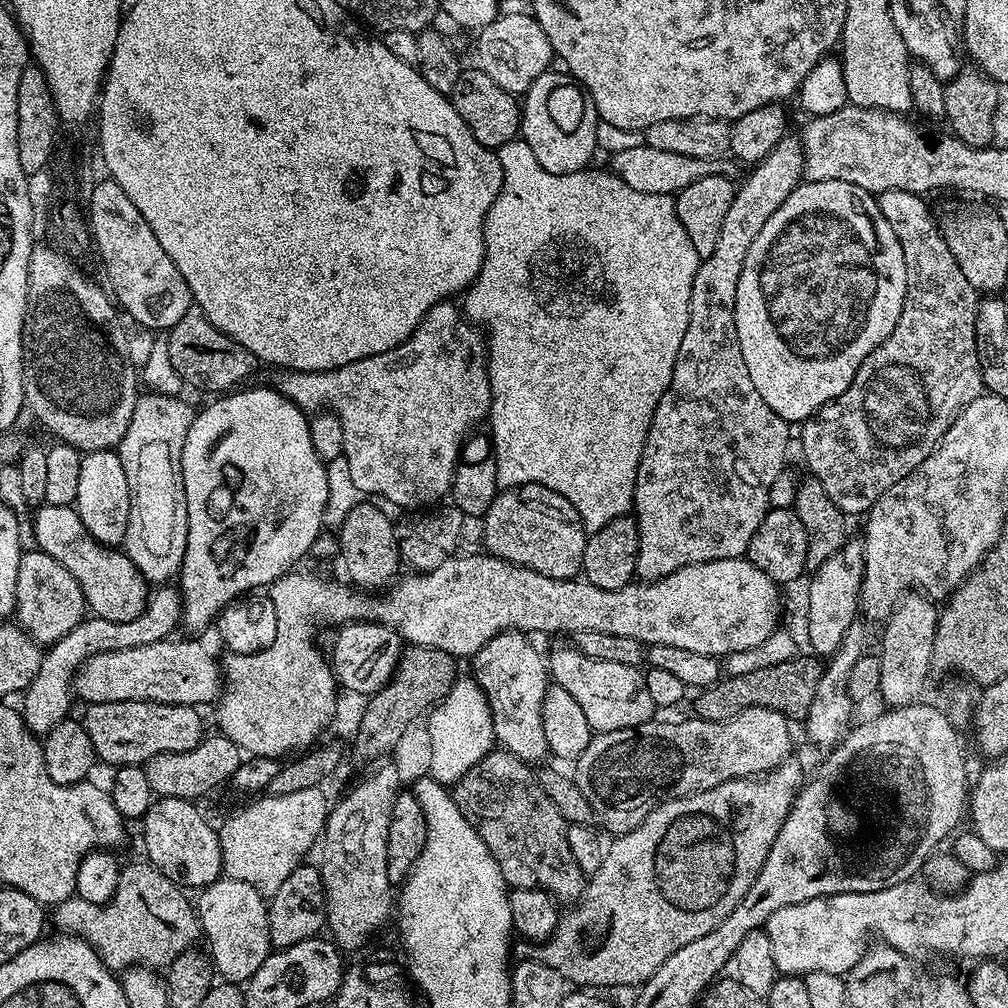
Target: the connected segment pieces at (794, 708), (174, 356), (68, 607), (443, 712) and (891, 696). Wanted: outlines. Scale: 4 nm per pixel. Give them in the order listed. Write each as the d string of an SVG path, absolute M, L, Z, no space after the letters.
M797 656L774 666L762 667L753 673L721 678L711 688L703 689L696 700L695 715L702 720L722 722L730 720L746 709L758 708L776 710L790 720L805 719L814 693L823 673L823 663L814 656Z
M190 307L174 326L167 329L170 363L181 376L183 383L196 388L201 388L204 392L216 392L212 394L227 394L237 386L243 385L244 380L252 371L258 367L258 361L246 346L234 342L218 326L214 326L202 314L198 307Z
M37 548L20 555L15 602L17 624L42 646L61 640L86 616L83 592L76 578L60 562Z
M457 677L450 694L433 707L427 719L432 741L429 775L442 785L454 786L467 770L495 747L493 716L490 714L489 702L473 677Z
M912 590L901 595L900 601L892 608L887 620L883 621L884 637L880 640L878 655L882 666L879 699L885 700L888 708L901 708L915 704L921 699L928 676L932 672L934 634L938 608L927 595Z

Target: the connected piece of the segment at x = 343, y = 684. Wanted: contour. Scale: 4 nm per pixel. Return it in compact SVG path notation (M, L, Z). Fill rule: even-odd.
M357 622L339 629L330 651L330 663L341 689L349 688L361 698L367 698L380 688L385 688L400 661L402 638L393 628L384 624Z

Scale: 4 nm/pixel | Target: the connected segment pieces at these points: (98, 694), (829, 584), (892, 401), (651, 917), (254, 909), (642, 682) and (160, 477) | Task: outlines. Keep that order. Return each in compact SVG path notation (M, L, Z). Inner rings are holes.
M169 638L150 642L150 646L130 646L126 650L113 652L99 652L94 654L86 663L76 671L74 677L74 692L84 699L85 705L101 704L102 702L130 702L131 700L149 700L159 704L200 704L211 705L222 691L222 668L214 657L208 653L204 644L199 644L199 639L176 640Z
M855 538L845 541L843 547L813 571L808 586L806 606L806 634L810 649L817 657L830 658L844 640L859 611L861 580L864 577L864 547Z
M886 190L876 196L882 218L886 218L886 222L890 222L890 230L894 230L894 238L898 238L898 246L902 246L902 258L906 258L906 298L902 306L902 314L898 314L898 326L894 326L894 330L890 330L890 338L886 338L886 342L882 342L877 348L870 350L870 354L866 354L866 362L862 362L862 366L858 366L858 374L854 374L854 382L850 382L847 390L837 400L823 404L815 414L803 421L801 427L804 429L800 432L800 444L804 447L804 460L808 463L809 470L812 471L809 473L818 482L822 482L822 490L826 490L826 494L830 494L830 498L845 514L867 513L868 509L874 506L874 502L878 502L878 498L882 498L882 494L886 494L886 490L890 490L890 486L894 486L894 482L902 482L915 468L922 466L922 462L926 462L926 458L930 458L930 454L938 446L938 442L944 437L946 430L950 430L954 418L958 418L960 411L966 406L970 406L970 402L974 402L974 398L978 398L985 391L976 345L978 293L974 286L970 286L970 282L966 282L966 274L962 274L954 254L950 254L950 246L944 241L941 225L932 217L932 212L924 200L927 199L923 195L906 190Z
M789 758L763 778L722 782L705 792L659 804L638 827L619 833L613 839L616 841L607 845L602 866L591 873L583 897L561 915L550 939L543 943L517 943L515 955L517 952L520 960L541 960L550 970L558 970L572 986L604 990L600 988L645 984L674 950L682 950L694 938L710 934L746 898L746 890L758 878L766 854L770 854L770 846L774 846L774 838L778 838L778 830L805 780L799 762Z
M221 875L220 879L213 882L213 884L207 884L204 888L199 889L197 896L200 897L195 897L194 904L198 909L198 919L205 937L207 935L252 936L252 948L248 944L224 944L216 953L211 953L210 956L215 975L221 981L237 986L247 985L248 979L256 973L258 966L262 966L262 962L266 962L266 958L271 956L274 951L270 938L268 900L258 890L254 890L254 886L250 886L250 882L238 882L238 878L230 878L226 875Z
M575 646L556 648L546 663L555 687L567 690L574 702L582 706L586 722L590 722L593 733L610 730L626 730L639 724L647 724L657 711L655 702L646 690L646 678L640 668L622 666L622 662L598 662L582 654Z
M151 390L145 393L145 396L144 393L137 395L130 426L126 426L126 434L118 445L122 470L126 470L126 482L130 486L130 518L126 526L122 551L144 575L149 585L160 586L171 581L168 579L171 576L173 579L179 573L180 563L186 554L188 515L186 490L182 478L182 446L186 442L186 434L190 434L194 408L179 395L162 395Z

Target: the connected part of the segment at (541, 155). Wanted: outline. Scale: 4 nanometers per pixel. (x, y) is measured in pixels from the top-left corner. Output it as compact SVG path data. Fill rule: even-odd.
M529 87L524 94L521 105L520 133L521 139L526 141L530 150L534 153L534 158L547 173L550 174L570 174L578 173L587 167L593 160L593 154L597 151L597 126L600 123L599 116L592 104L592 99L584 90L580 94L582 98L582 112L576 124L558 124L554 116L548 110L548 100L546 96L538 96L534 92L546 92L546 90L533 90Z

